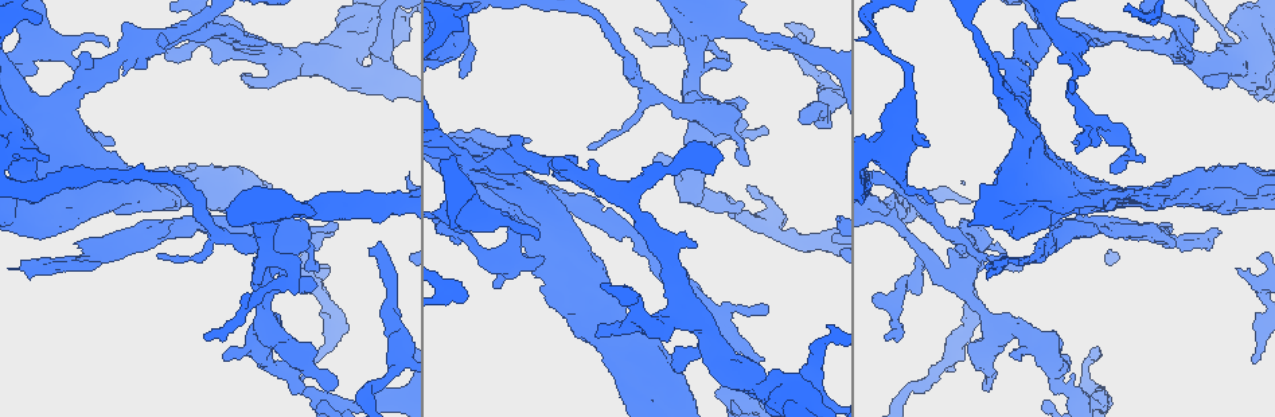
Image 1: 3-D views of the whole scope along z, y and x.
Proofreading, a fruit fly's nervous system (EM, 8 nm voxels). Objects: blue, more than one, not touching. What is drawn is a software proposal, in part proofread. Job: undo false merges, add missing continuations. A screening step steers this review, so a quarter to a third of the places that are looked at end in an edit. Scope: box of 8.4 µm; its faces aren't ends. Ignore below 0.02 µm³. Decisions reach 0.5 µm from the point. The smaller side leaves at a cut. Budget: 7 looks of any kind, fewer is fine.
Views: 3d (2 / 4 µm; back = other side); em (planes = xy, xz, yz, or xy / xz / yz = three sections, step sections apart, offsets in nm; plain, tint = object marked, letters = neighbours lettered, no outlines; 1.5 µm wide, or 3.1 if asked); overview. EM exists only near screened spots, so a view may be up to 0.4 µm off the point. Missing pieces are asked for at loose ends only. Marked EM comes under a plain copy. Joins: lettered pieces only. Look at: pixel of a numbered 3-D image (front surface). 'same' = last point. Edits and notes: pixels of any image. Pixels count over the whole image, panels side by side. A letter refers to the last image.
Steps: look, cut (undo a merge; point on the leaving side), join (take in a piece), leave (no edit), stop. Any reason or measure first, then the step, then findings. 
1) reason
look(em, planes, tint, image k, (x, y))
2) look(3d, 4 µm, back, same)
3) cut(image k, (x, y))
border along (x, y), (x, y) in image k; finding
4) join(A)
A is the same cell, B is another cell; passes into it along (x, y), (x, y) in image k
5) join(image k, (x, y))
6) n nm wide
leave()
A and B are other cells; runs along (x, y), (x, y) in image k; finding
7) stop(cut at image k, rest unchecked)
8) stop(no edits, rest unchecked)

look(3d, 4 µm, image 1, (1226, 76))

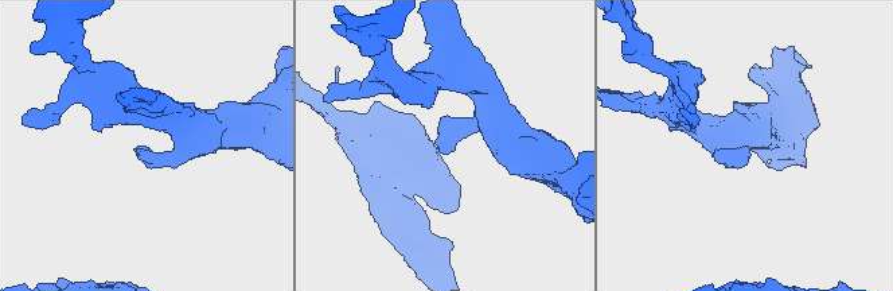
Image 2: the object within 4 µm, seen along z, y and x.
look(em, planes, letters, image 2, (140, 151))

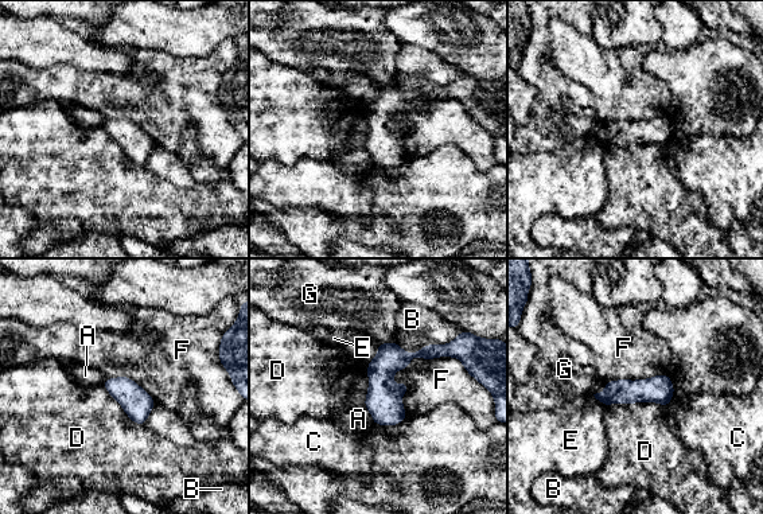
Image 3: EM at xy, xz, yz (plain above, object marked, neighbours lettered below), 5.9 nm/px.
160 nm wide
leave()
A, B, C, D, E, F and G are other cells; border along (392, 374), (455, 357), (471, 377) in image 3; none of them fits

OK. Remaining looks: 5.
an open end
look(em, planes, letters, image 1, (526, 142))

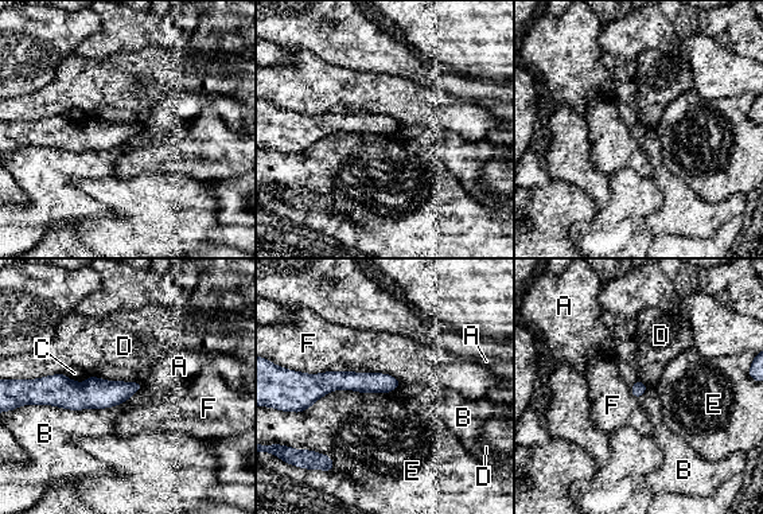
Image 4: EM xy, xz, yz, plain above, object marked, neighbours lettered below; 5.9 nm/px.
E touches over 550 nm
leave()
A, B, C, D, E and F are other cells; border along (89, 374), (109, 381), (141, 384) in image 4; no lettered piece goes on from it

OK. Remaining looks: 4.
an open end
look(3d, 2 µm, image 1, (799, 121))

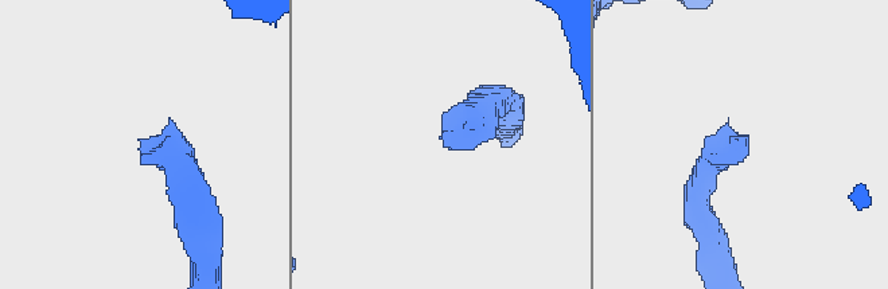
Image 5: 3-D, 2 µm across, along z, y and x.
look(em, xy, step 4, tint, image 5, (139, 138))

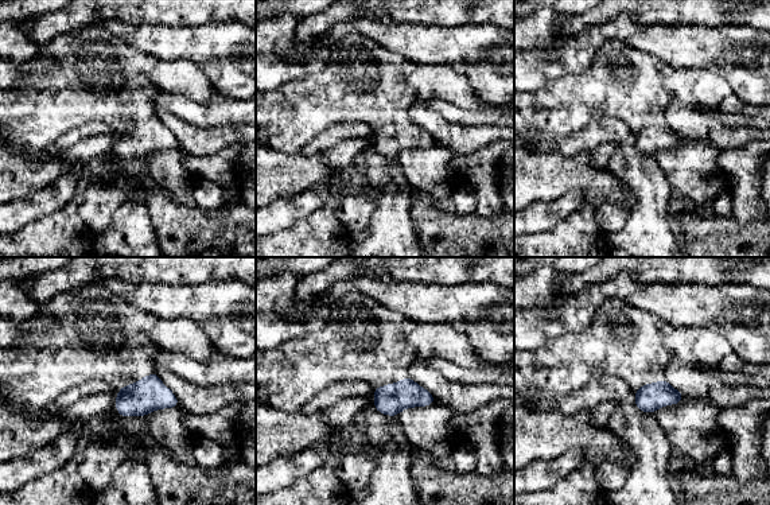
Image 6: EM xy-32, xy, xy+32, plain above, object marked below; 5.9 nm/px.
another direction
look(em, planes, letters, same)

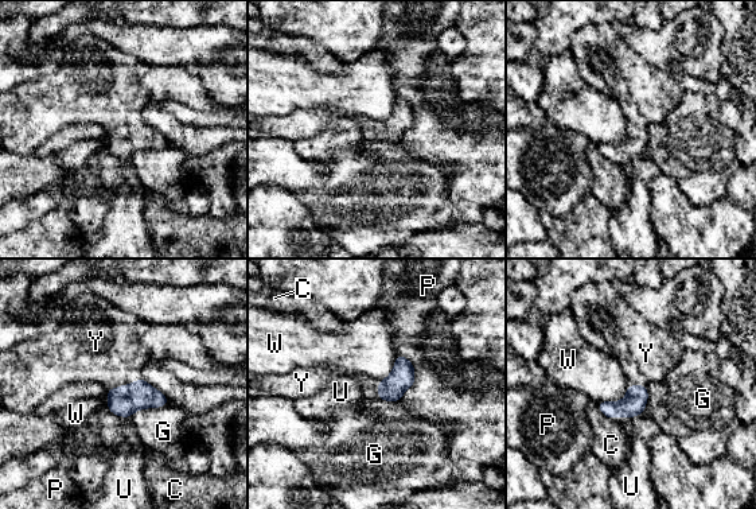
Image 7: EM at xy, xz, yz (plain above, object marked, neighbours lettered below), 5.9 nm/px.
join(Y)
Y is the same cell, C, G, P, U and W are other cells; passes into it along (124, 400), (124, 385), (105, 349) in image 7; the neuron continues

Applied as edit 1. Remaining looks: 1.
stop(join at image 7, rest unchecked)

